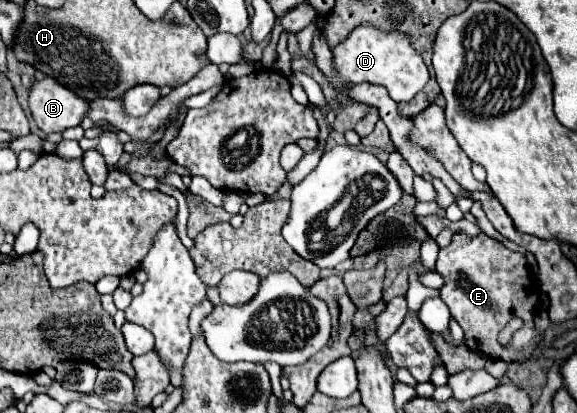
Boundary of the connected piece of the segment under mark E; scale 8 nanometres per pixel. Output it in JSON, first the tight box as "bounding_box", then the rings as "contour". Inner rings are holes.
{"bounding_box":[435,234,543,362],"contour":[[[455,234],[453,242],[447,248],[439,250],[435,270],[445,278],[441,300],[449,306],[451,316],[463,328],[467,346],[471,350],[481,352],[487,358],[505,362],[527,360],[529,356],[535,356],[537,344],[543,340],[533,330],[533,312],[539,303],[540,291],[531,280],[523,254],[511,252],[501,242],[485,234],[475,238],[469,238],[467,234]],[[513,316],[525,320],[525,334],[515,336],[507,346],[499,346],[497,334]]]}

